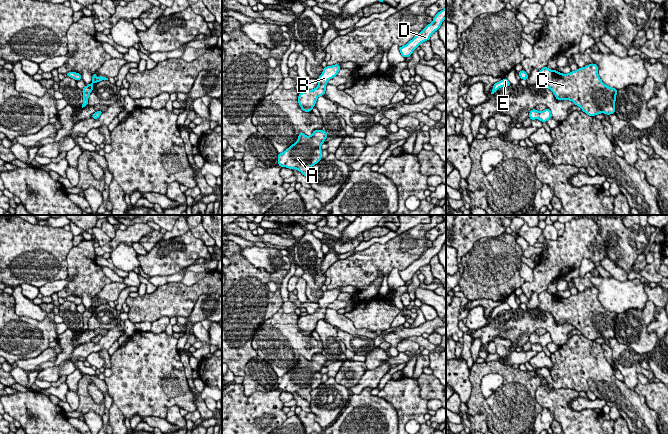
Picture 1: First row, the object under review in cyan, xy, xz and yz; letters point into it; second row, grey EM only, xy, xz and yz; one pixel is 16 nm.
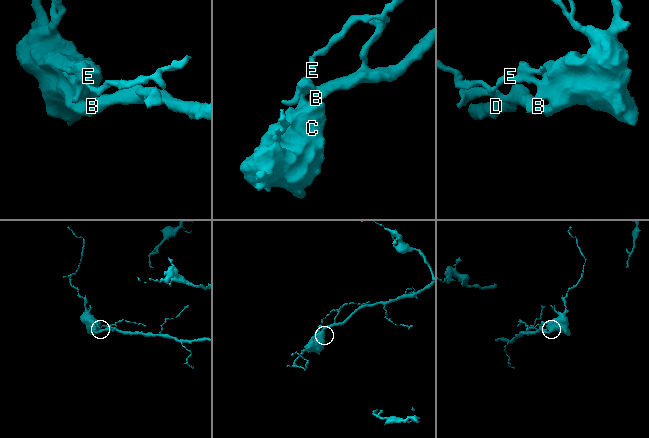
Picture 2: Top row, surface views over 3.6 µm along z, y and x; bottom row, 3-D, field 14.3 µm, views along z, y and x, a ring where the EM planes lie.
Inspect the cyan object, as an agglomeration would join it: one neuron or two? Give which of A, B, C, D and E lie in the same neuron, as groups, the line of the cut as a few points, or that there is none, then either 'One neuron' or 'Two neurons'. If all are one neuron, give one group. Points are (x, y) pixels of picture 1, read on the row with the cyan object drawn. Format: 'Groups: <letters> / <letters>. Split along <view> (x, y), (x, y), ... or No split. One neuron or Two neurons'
Groups: A B C D E. No split. One neuron

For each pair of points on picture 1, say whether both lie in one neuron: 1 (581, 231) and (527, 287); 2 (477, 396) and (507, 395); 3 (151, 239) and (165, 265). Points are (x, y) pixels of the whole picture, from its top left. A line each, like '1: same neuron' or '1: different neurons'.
1: same neuron
2: same neuron
3: different neurons

